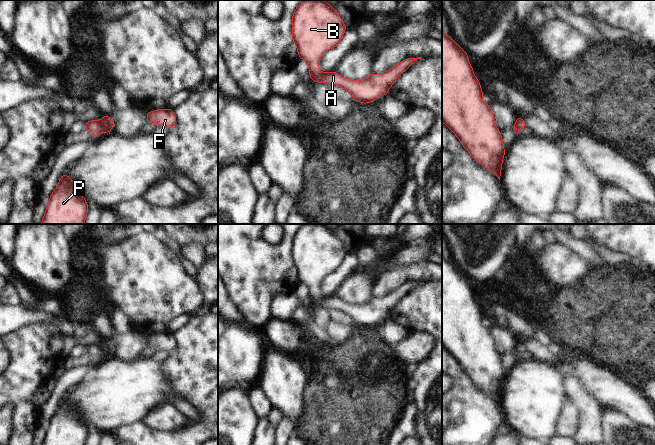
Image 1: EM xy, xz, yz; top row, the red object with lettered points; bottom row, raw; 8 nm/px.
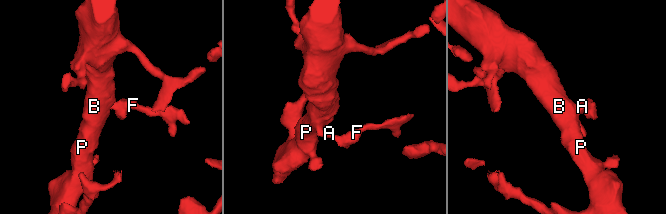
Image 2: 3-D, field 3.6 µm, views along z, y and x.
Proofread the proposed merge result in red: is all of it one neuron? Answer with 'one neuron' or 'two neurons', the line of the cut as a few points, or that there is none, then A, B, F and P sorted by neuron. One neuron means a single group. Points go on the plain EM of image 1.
one neuron; cut none; groups A B F P

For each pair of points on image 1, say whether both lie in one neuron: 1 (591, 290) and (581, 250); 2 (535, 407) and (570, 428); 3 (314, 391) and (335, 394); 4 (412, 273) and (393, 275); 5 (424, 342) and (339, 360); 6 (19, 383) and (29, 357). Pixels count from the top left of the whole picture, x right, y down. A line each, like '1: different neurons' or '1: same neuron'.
1: same neuron
2: different neurons
3: same neuron
4: same neuron
5: same neuron
6: same neuron

